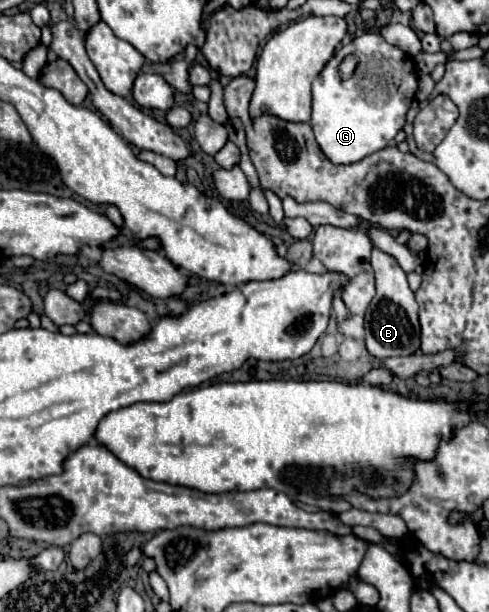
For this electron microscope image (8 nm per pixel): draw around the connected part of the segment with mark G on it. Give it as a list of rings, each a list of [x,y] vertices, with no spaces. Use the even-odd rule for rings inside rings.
[[[365,33],[341,47],[313,81],[311,127],[321,151],[335,165],[355,163],[379,149],[385,149],[405,125],[405,115],[417,91],[417,69],[413,59],[399,51],[399,47],[389,45],[385,39],[381,39],[377,47],[377,43],[371,41],[371,35],[373,33]],[[351,53],[359,53],[361,63],[353,77],[341,79],[339,63]],[[377,53],[381,53],[381,63],[367,63],[373,61],[373,55]]]

